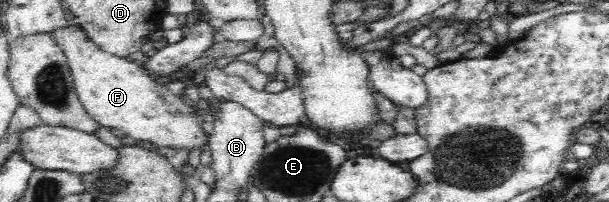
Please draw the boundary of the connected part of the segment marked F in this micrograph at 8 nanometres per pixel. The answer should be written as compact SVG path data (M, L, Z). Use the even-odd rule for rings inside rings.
M79 25L54 28L50 36L67 58L82 106L98 125L117 127L125 135L147 145L153 143L158 147L184 148L188 151L205 148L208 136L201 128L201 120L179 96L149 77L142 64L103 51L89 40Z

